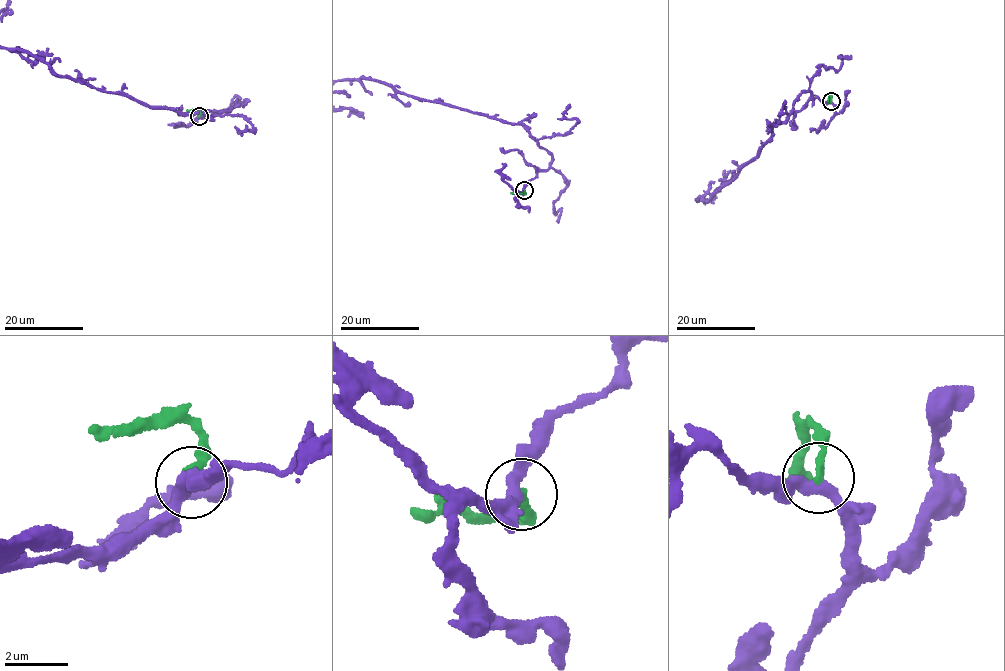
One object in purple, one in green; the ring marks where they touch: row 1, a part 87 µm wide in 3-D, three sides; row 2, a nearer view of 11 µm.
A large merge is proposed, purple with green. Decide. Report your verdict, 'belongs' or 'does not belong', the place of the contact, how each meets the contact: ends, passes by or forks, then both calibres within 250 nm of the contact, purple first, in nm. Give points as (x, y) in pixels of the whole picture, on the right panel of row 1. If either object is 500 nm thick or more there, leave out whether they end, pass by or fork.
does not belong | (831, 101) | purple passes by | green ends | 360/280 nm

